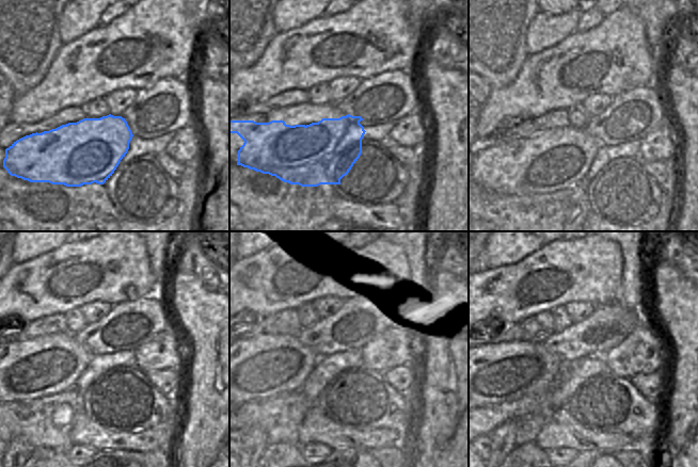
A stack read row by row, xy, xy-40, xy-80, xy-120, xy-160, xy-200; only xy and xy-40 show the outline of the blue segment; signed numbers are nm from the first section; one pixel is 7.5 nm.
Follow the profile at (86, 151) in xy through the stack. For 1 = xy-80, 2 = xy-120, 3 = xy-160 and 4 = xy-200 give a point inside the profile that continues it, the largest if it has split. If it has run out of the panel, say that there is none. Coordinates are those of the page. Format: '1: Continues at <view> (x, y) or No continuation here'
1: Continues at xy-80 (500, 140)
2: Continues at xy-120 (12, 377)
3: Continues at xy-160 (266, 366)
4: Continues at xy-200 (498, 370)

